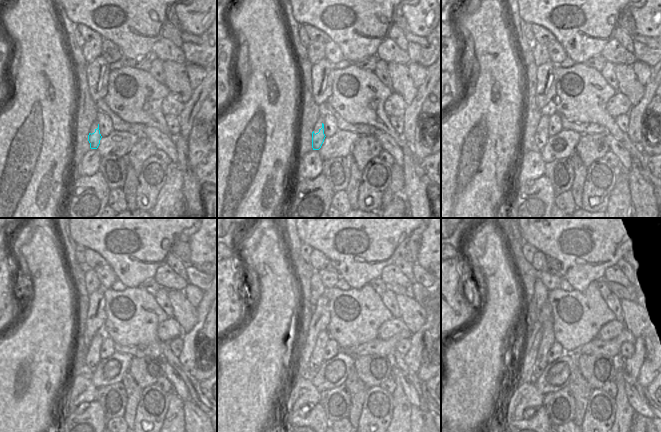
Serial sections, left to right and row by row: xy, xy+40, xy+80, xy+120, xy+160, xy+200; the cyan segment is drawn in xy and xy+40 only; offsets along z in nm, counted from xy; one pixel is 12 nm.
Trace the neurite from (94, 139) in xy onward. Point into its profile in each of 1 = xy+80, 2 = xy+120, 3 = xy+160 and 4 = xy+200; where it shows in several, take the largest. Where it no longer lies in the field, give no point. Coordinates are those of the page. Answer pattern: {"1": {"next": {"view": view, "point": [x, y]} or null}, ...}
{"1": {"next": {"view": "xy+80", "point": [541, 139]}}, "2": {"next": {"view": "xy+120", "point": [87, 367]}}, "3": {"next": {"view": "xy+160", "point": [312, 369]}}, "4": {"next": {"view": "xy+200", "point": [537, 370]}}}

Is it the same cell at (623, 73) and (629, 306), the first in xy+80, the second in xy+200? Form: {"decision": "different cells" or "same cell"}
{"decision": "same cell"}

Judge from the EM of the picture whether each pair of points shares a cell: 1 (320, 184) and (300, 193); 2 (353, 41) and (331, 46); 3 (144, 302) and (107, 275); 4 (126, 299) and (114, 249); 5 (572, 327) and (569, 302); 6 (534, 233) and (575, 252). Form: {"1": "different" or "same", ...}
{"1": "same", "2": "different", "3": "different", "4": "different", "5": "same", "6": "same"}

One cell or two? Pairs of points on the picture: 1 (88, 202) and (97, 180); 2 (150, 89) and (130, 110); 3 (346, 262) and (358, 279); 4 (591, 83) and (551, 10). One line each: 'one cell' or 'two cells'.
1: one cell
2: one cell
3: one cell
4: two cells

